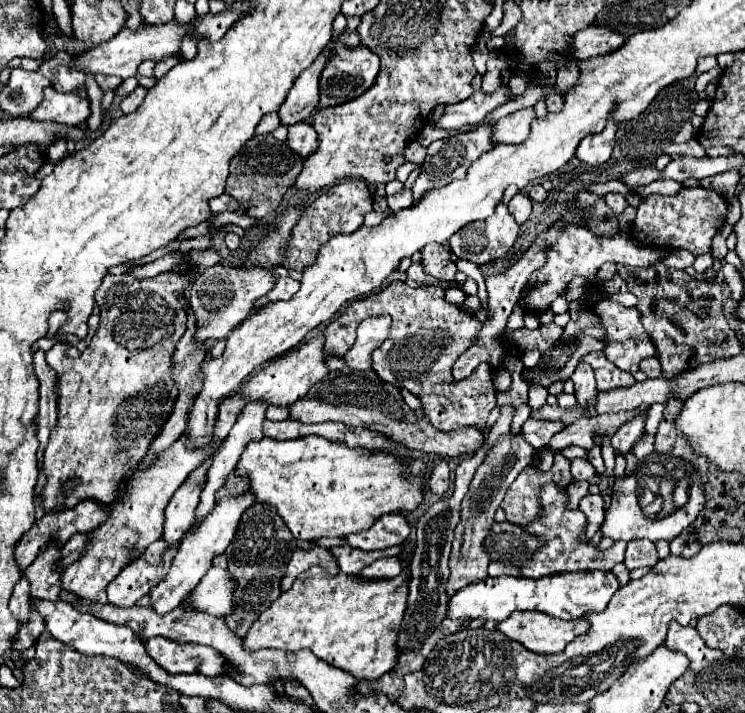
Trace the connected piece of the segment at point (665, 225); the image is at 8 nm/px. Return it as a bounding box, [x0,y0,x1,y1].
[630,186,728,256]

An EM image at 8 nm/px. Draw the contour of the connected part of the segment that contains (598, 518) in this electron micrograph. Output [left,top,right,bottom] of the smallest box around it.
[580,494,604,538]

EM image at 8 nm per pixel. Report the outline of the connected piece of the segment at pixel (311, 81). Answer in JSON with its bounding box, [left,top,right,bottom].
[278,32,360,126]

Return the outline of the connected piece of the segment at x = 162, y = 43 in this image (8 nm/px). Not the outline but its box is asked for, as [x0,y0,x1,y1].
[72,22,186,78]

